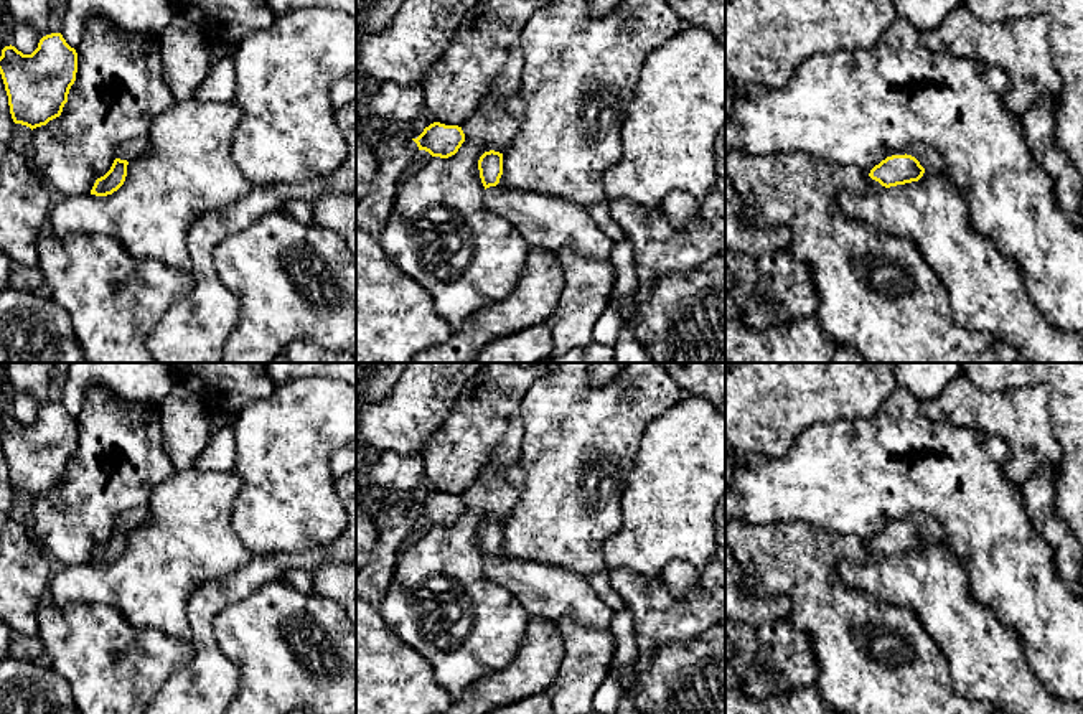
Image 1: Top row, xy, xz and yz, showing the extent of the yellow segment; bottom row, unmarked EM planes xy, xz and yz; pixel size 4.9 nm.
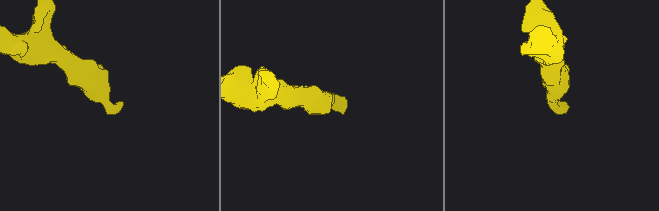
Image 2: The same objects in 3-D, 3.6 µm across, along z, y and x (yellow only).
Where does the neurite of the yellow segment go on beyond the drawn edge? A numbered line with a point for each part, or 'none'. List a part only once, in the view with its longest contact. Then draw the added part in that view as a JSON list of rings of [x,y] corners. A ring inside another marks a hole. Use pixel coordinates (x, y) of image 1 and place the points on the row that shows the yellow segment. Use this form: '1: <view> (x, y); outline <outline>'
1: yz (928, 157); outline [[[913,143],[907,148],[907,155],[915,157],[925,170],[943,173],[945,158],[933,147],[923,143]]]

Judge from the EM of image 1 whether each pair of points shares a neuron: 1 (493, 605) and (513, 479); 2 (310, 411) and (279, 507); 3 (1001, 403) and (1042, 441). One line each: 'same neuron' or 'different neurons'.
1: same neuron
2: same neuron
3: same neuron

